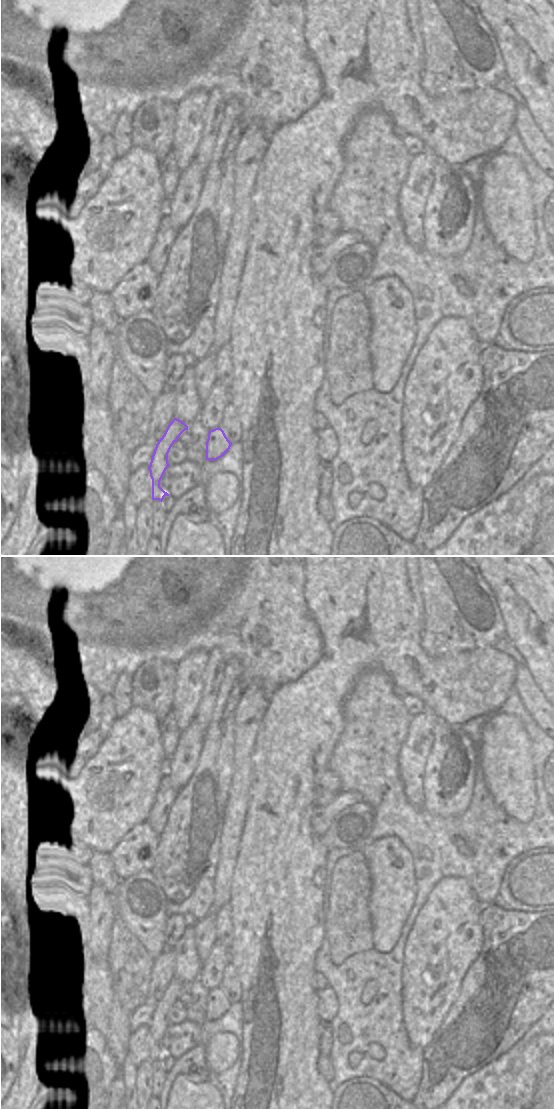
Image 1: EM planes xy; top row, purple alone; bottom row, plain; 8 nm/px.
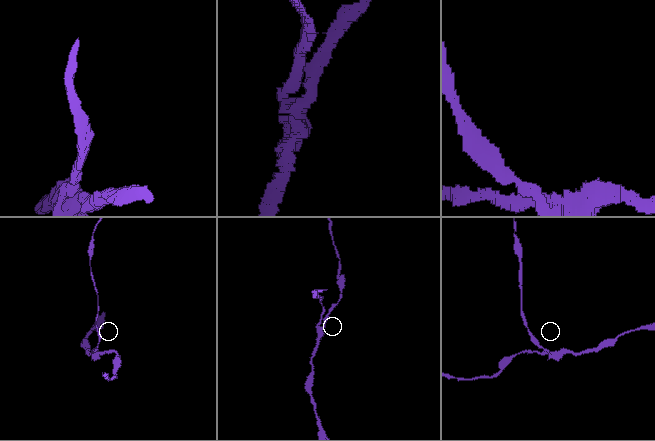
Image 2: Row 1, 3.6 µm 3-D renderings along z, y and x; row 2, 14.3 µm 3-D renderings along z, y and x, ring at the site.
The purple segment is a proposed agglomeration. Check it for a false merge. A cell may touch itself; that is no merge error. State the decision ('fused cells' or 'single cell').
fused cells

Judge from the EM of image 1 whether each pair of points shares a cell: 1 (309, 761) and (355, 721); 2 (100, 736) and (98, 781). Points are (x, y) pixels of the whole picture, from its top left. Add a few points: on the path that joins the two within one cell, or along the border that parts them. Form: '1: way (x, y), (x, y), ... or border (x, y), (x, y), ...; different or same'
1: border (344, 710), (344, 728), (331, 754); different
2: border (113, 724), (96, 753), (86, 763); different

